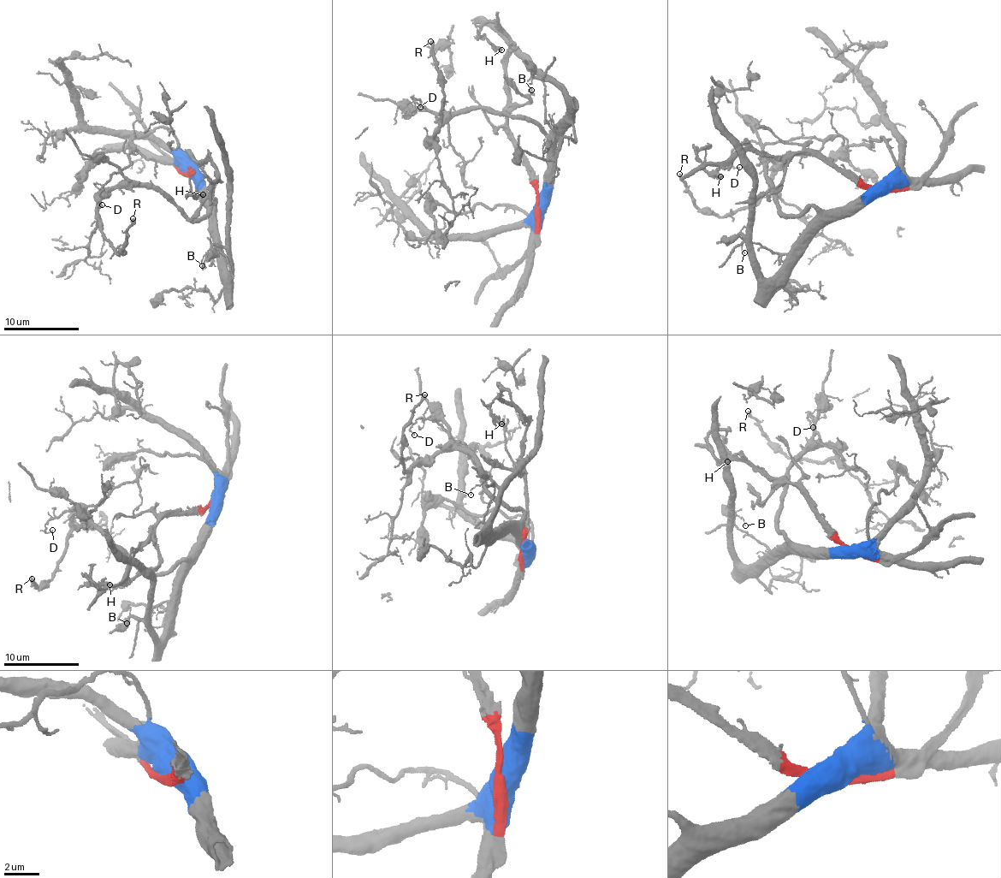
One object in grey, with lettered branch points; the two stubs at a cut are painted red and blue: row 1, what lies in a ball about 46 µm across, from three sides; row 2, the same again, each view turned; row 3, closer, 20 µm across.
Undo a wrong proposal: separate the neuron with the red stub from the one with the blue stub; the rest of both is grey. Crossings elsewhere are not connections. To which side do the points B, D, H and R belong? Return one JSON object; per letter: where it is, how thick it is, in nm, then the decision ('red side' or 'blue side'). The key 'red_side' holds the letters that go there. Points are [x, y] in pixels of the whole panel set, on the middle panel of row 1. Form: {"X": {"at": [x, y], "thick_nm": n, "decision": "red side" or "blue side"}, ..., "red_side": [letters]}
{"B": {"at": [531, 90], "thick_nm": 90, "decision": "blue side"}, "D": {"at": [420, 107], "thick_nm": 120, "decision": "blue side"}, "H": {"at": [501, 50], "thick_nm": 240, "decision": "red side"}, "R": {"at": [430, 41], "thick_nm": 320, "decision": "blue side"}, "red_side": ["H"]}

